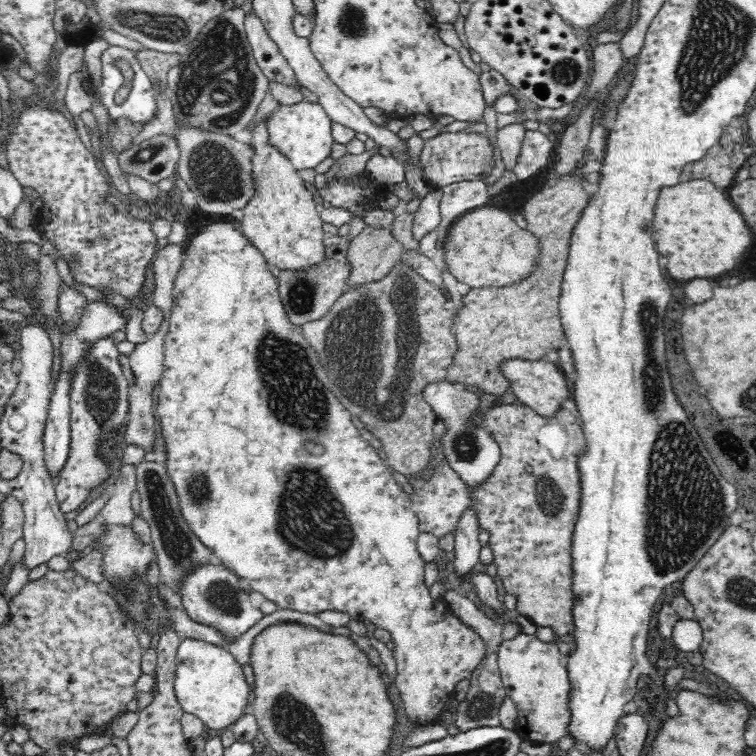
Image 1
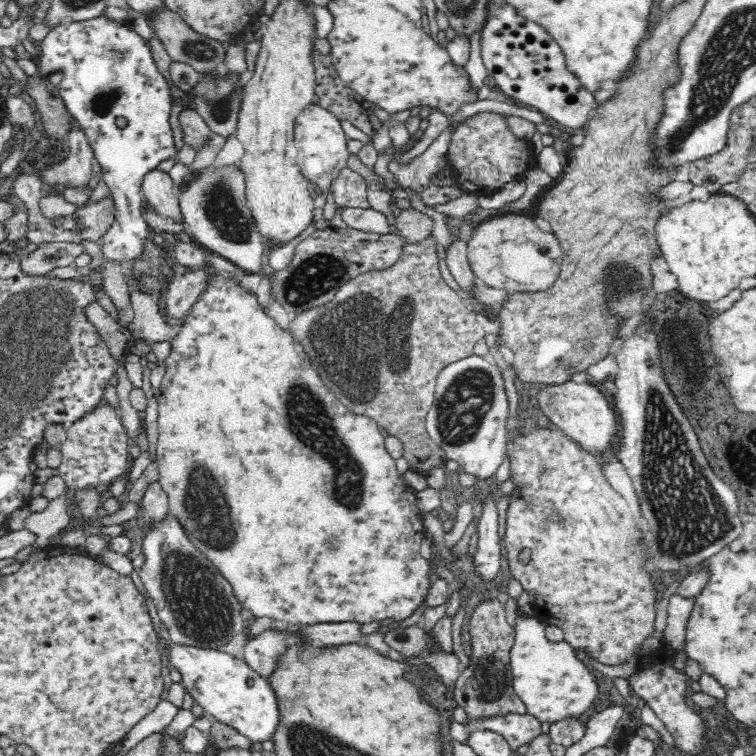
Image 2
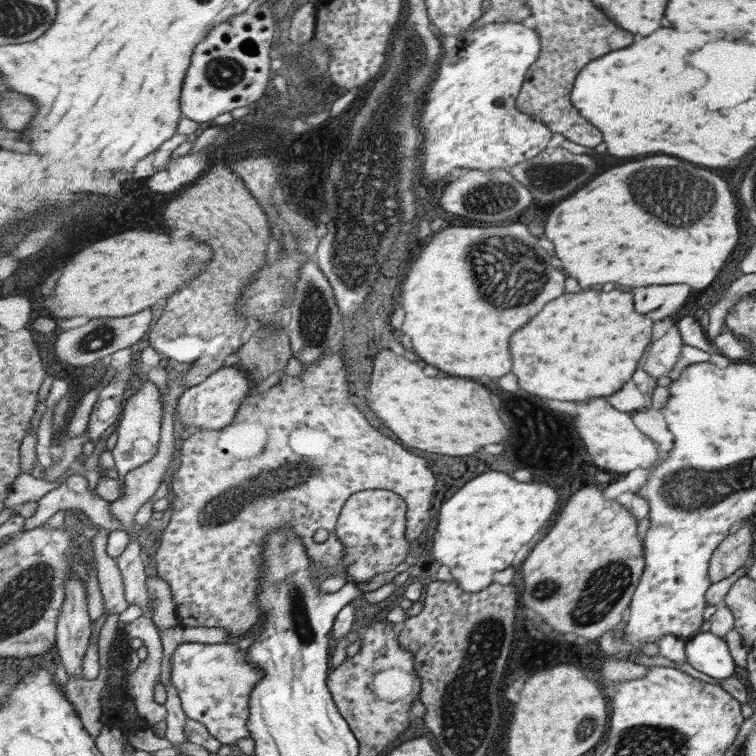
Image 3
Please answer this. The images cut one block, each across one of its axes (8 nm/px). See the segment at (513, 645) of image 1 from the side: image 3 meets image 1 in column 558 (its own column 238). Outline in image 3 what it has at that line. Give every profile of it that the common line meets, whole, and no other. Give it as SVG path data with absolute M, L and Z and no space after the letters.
M185 642L171 658L173 684L179 688L187 716L201 722L213 738L227 746L237 744L241 738L251 738L251 696L255 686L265 678L261 666L247 662L247 654L249 652L239 652L235 644Z

